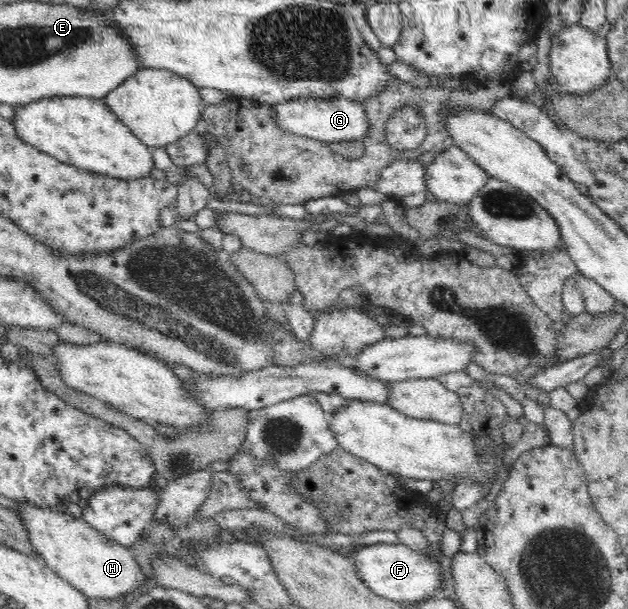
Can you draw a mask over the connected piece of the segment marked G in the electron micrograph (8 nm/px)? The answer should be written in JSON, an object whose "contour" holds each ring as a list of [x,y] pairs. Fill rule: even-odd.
{"contour":[[[298,97],[290,99],[274,105],[274,116],[272,118],[287,133],[329,143],[353,140],[363,141],[367,129],[369,129],[367,113],[360,102],[343,98]]]}

